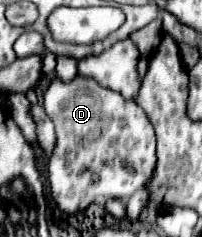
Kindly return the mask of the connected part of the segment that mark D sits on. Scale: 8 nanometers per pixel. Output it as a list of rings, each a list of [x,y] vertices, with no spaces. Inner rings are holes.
[[[77,76],[69,84],[63,84],[59,78],[55,78],[45,92],[45,112],[55,124],[55,146],[47,164],[49,190],[61,212],[73,216],[91,204],[101,204],[109,198],[129,200],[133,192],[147,188],[147,182],[155,174],[157,166],[155,132],[145,110],[135,100],[125,100],[121,94],[101,88],[89,78]]]

